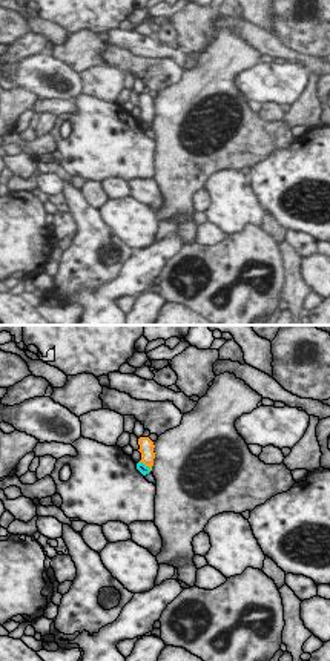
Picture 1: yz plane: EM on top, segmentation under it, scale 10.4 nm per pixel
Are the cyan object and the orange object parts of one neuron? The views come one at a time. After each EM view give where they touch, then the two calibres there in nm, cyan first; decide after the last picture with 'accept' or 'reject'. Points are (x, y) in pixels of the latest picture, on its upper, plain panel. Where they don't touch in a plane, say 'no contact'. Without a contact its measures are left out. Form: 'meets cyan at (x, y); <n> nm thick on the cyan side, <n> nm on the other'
meets cyan at (145, 121); 100 nm thick on the cyan side, 160 nm on the other

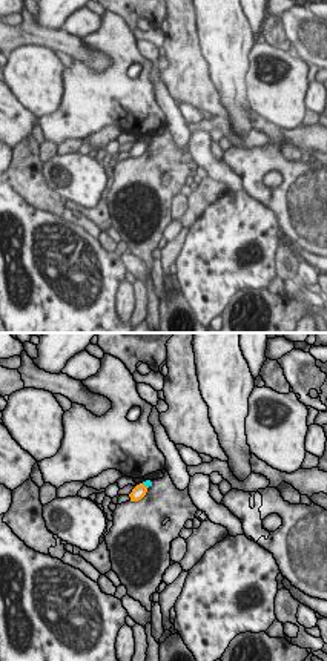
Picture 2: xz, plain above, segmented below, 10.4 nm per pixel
meets cyan at (145, 141); 70 nm thick on the cyan side, 140 nm on the other

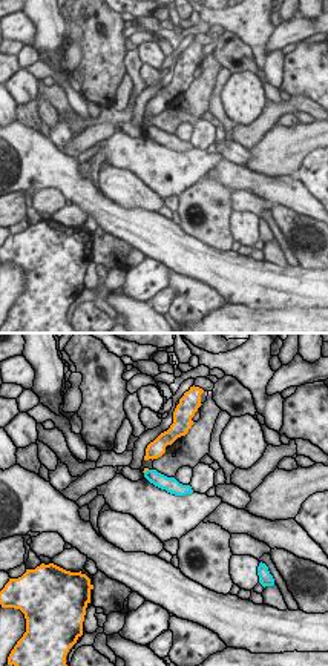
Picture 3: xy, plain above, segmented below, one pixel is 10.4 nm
meets cyan at (146, 128); 140 nm thick on the cyan side, 30 nm on the other

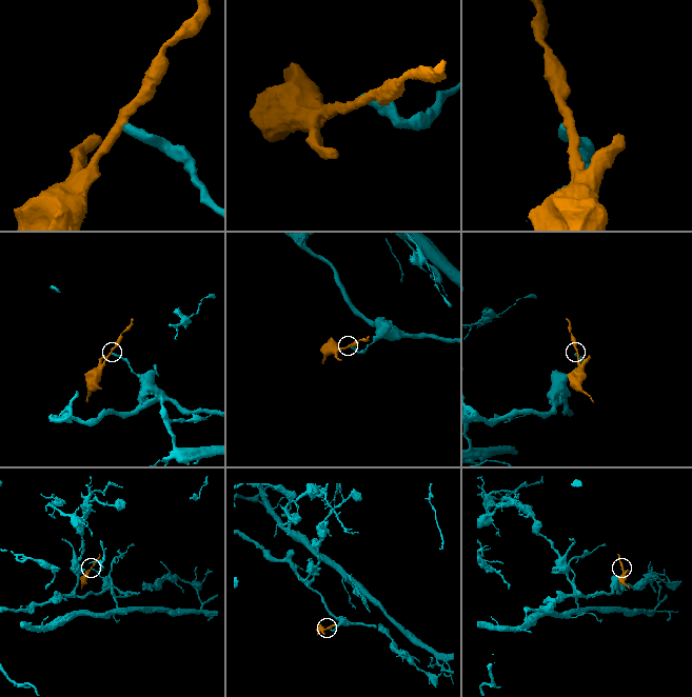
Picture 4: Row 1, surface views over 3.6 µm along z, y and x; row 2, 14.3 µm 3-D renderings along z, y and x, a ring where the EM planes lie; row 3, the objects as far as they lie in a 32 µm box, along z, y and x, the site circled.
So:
reject

